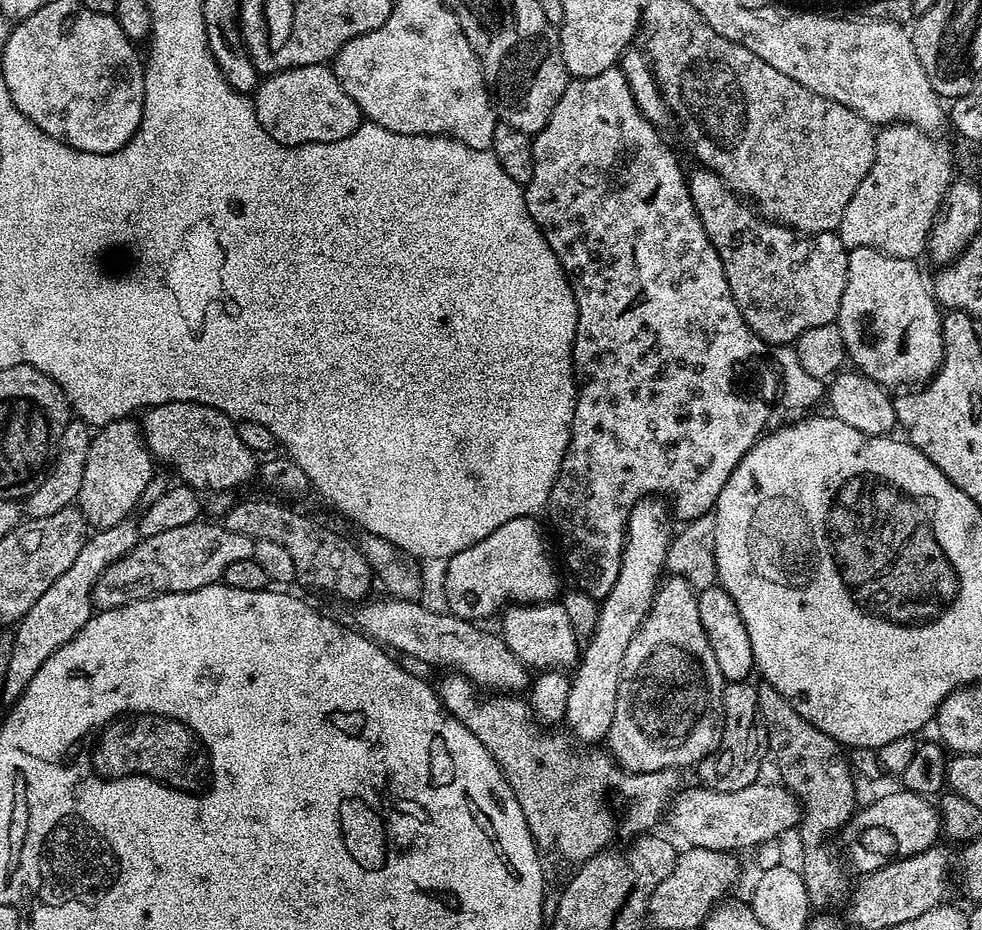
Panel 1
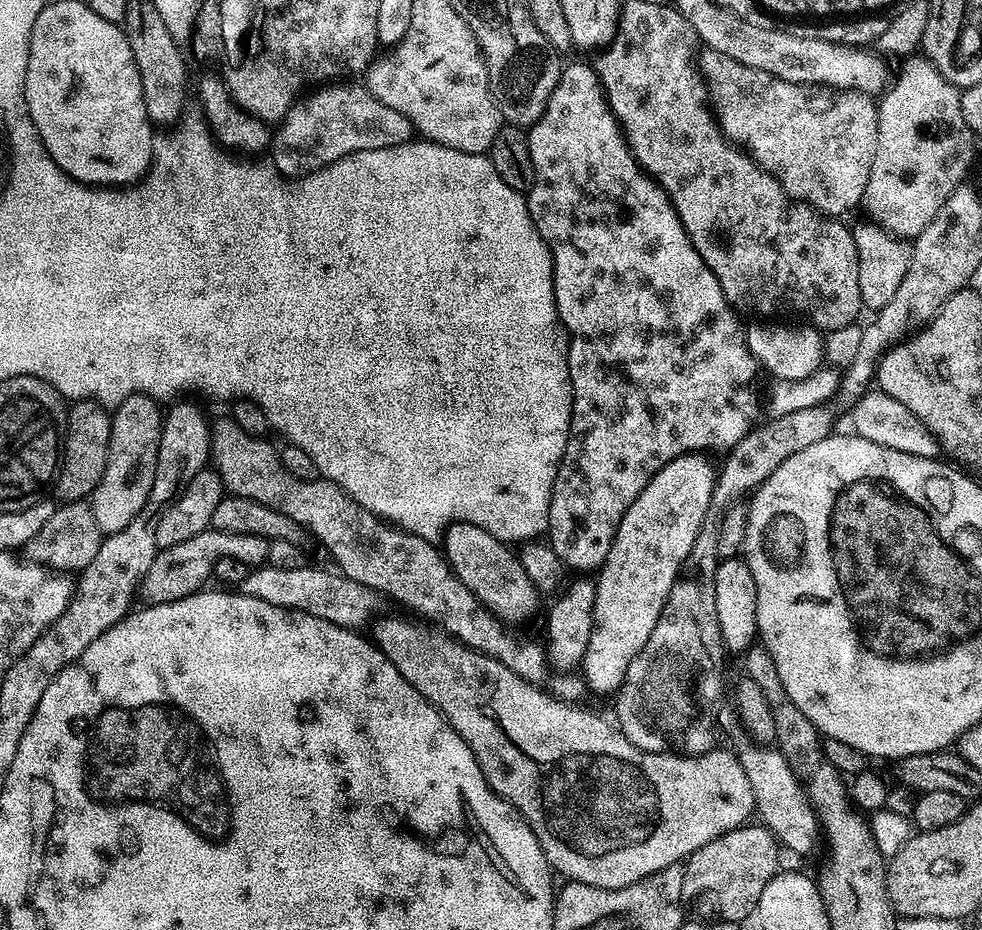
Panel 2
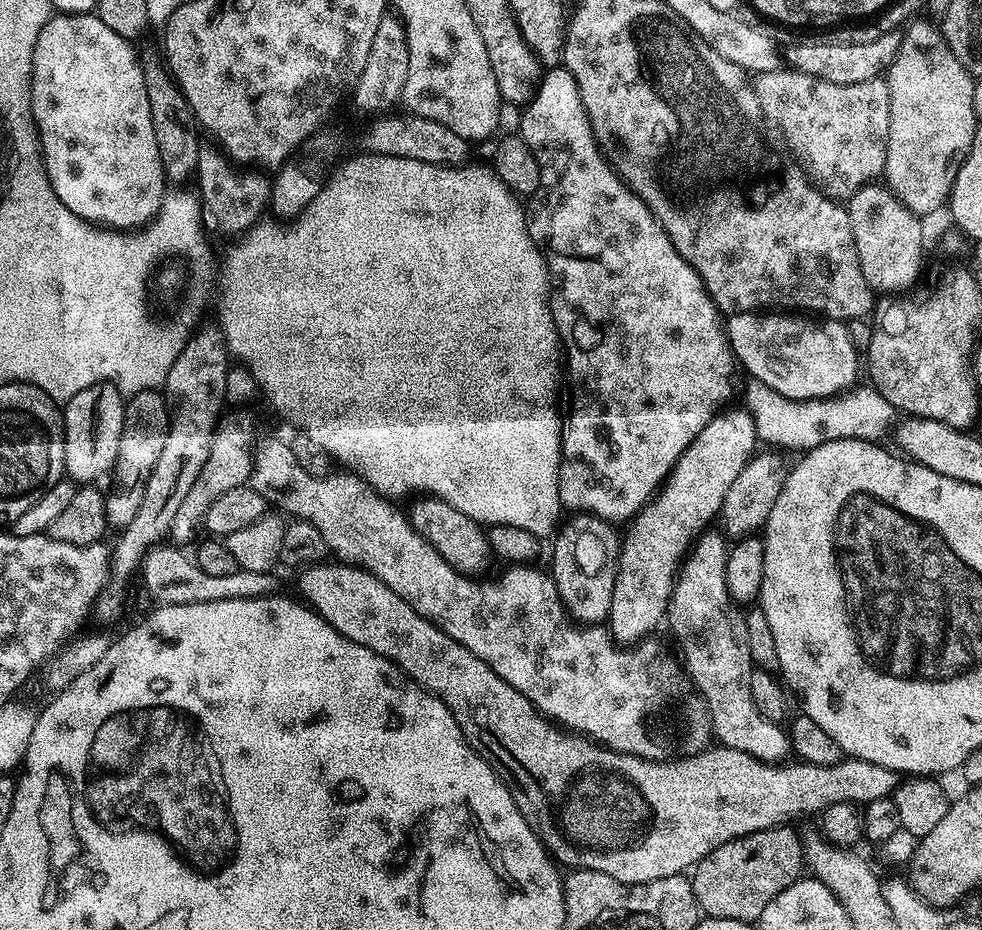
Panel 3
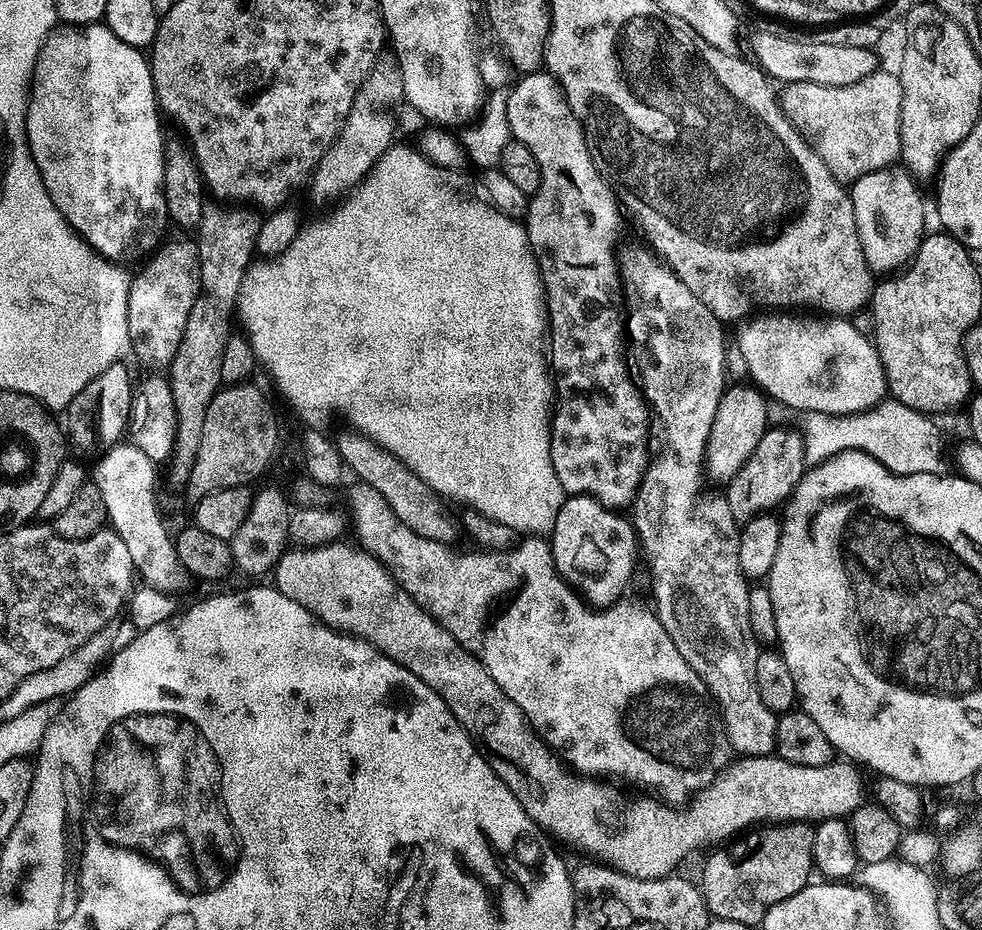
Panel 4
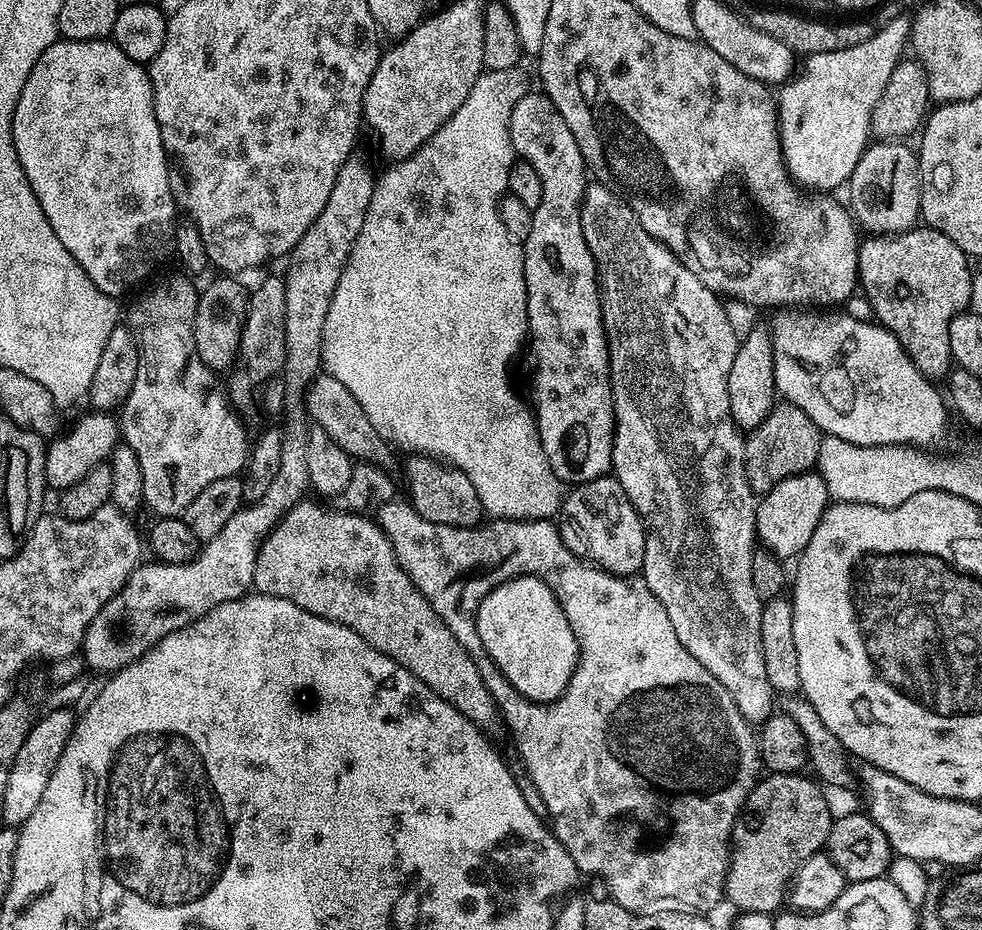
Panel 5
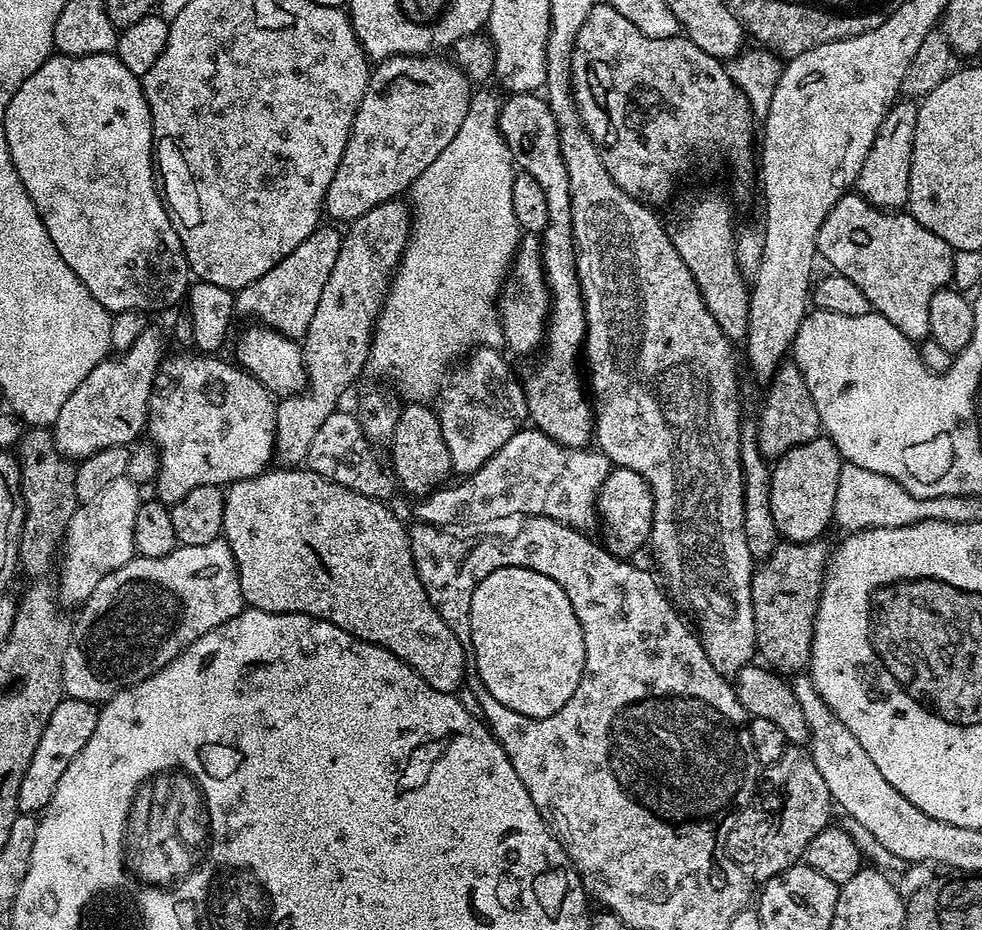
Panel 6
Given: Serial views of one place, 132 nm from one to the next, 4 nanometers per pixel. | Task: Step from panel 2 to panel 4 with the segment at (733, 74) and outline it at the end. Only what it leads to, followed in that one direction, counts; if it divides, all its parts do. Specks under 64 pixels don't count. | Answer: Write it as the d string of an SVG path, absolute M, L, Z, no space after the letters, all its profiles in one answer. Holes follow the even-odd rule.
M895 71L871 72L862 78L862 82L854 82L845 88L818 86L814 82L794 82L782 88L784 113L801 136L820 136L820 156L841 182L851 182L874 170L893 167L901 159L903 102L903 84Z

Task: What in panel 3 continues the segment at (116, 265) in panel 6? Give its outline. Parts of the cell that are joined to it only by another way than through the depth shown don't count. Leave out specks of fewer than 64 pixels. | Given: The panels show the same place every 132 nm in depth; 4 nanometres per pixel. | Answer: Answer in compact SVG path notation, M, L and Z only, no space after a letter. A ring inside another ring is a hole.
M66 12L53 14L48 17L46 26L38 34L38 42L34 46L32 59L32 120L36 124L36 131L40 134L40 151L44 153L44 169L50 178L50 186L54 186L54 194L62 198L62 202L74 214L84 220L91 220L93 224L109 226L114 230L138 230L155 217L164 202L166 195L166 177L159 157L157 139L154 138L153 123L151 121L150 103L146 96L146 82L144 81L144 65L141 57L136 56L133 41L122 38L122 34L114 34L106 22L102 22L94 14L87 12Z

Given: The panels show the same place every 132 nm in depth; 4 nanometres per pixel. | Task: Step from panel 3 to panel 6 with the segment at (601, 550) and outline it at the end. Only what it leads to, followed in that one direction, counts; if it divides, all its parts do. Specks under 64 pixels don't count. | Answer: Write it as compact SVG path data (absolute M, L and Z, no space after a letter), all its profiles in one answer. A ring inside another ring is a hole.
M613 467L608 473L606 482L596 494L596 511L599 523L604 524L602 543L608 551L621 558L635 557L640 547L649 543L654 518L654 498L646 478L634 474L629 468Z

